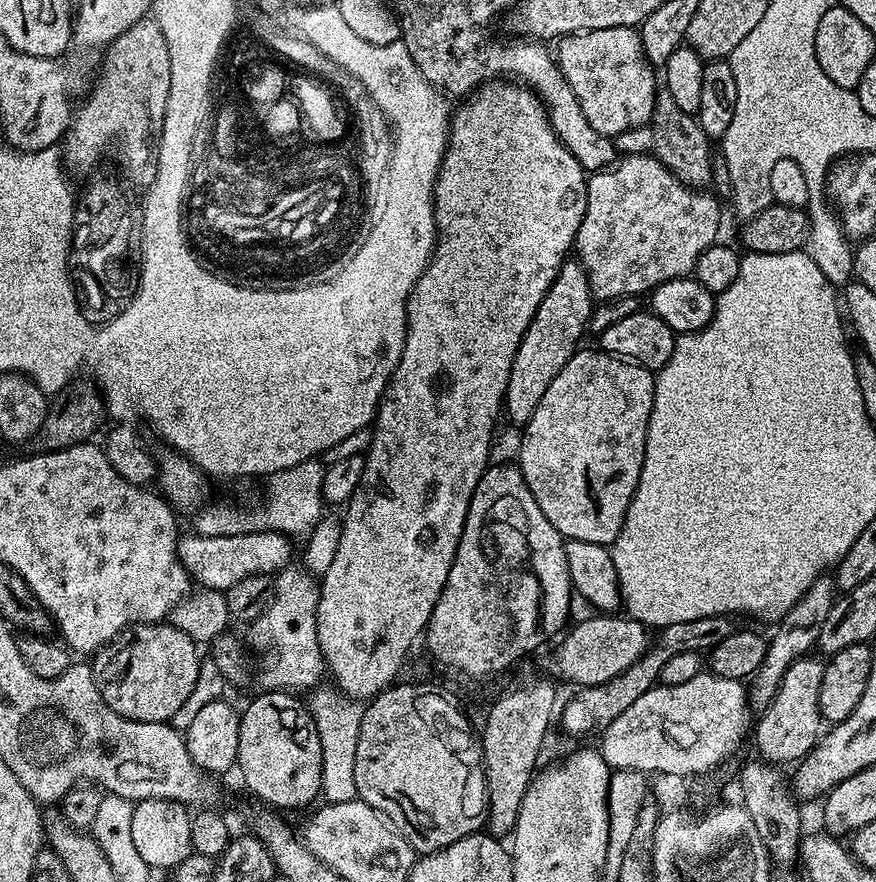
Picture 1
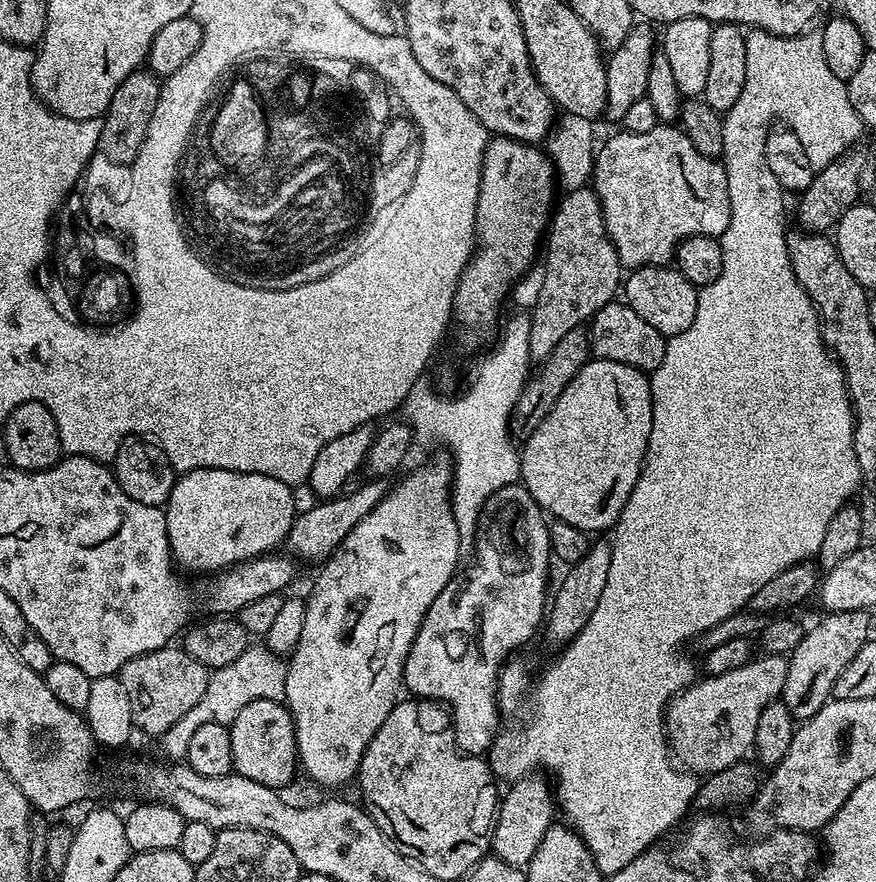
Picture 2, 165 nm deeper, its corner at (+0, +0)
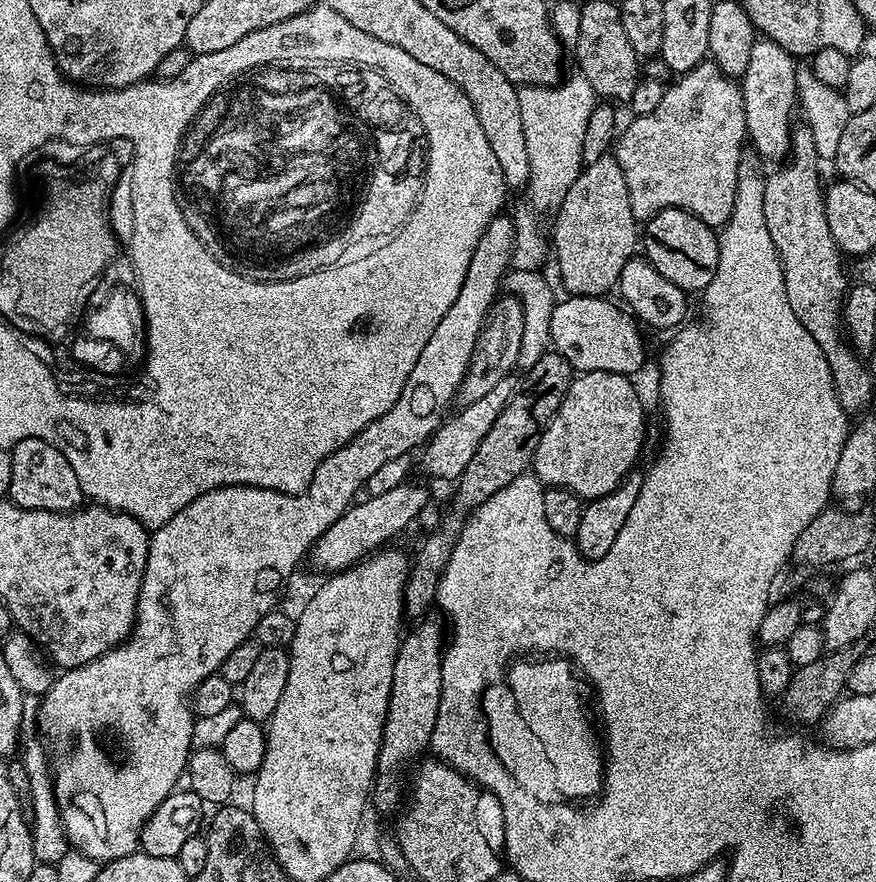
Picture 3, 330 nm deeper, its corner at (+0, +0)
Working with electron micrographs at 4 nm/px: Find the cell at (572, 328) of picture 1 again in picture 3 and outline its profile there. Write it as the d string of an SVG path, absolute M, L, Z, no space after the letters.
M607 154L598 159L598 162L593 164L583 165L583 171L578 174L577 181L574 182L574 186L570 187L570 190L566 193L566 198L562 199L562 204L556 209L554 213L554 219L556 221L552 224L552 230L550 226L550 248L554 253L554 260L556 256L556 268L560 271L560 280L564 283L564 292L569 296L601 296L607 297L608 291L615 289L620 283L620 275L622 274L622 266L626 266L626 262L633 259L638 252L638 232L636 236L636 227L638 227L638 221L636 215L632 212L632 207L628 201L628 191L626 190L626 174L622 174L622 166L618 166L615 155Z

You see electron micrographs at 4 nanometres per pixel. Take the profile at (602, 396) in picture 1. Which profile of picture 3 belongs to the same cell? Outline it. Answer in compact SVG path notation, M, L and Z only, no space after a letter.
M581 372L573 379L566 398L562 398L562 406L558 406L558 414L554 414L550 426L536 441L531 471L541 484L565 488L587 502L610 494L637 467L636 459L644 448L644 404L632 383L629 377L609 372Z

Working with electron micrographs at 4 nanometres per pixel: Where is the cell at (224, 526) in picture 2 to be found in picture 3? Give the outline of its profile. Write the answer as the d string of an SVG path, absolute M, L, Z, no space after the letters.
M508 214L492 217L490 226L486 226L482 238L478 240L478 246L474 248L474 258L470 260L470 270L466 272L466 282L462 282L462 290L458 290L458 298L454 298L454 306L450 306L450 310L446 310L446 314L442 314L442 322L438 322L438 327L434 330L434 334L430 334L430 342L426 342L426 346L422 346L422 354L418 354L418 362L414 362L414 370L410 370L410 378L406 378L406 386L402 390L398 402L394 402L392 409L386 414L382 414L382 418L374 418L374 422L366 425L353 440L346 442L338 450L331 452L328 459L322 461L316 468L316 473L312 476L310 486L305 492L295 494L291 492L276 492L272 488L255 488L254 486L246 486L245 484L215 488L198 498L194 498L194 502L190 502L190 506L178 510L178 514L174 514L174 518L170 518L170 522L166 522L151 533L148 542L146 570L144 571L142 586L138 594L136 625L132 628L131 636L123 644L119 644L117 648L111 648L109 652L102 654L94 662L84 664L81 668L69 668L61 671L53 679L50 690L44 693L42 697L45 718L62 735L69 736L72 739L72 749L68 752L68 805L65 806L64 804L59 809L59 815L65 837L75 851L86 854L91 860L97 862L117 860L123 856L129 856L131 852L137 851L142 826L150 818L150 814L154 814L156 807L171 792L177 791L179 784L176 783L179 780L181 783L182 777L185 775L188 767L188 758L194 751L192 742L194 713L190 707L190 699L193 692L196 691L196 688L206 677L219 673L220 667L226 662L230 654L233 654L239 647L243 646L243 643L255 633L258 622L263 616L273 612L277 605L279 605L276 603L280 600L280 591L283 590L284 583L295 574L296 567L300 564L300 559L303 556L305 559L311 553L312 545L316 543L318 537L326 534L326 530L330 530L330 526L334 526L334 522L338 522L338 518L342 518L344 511L352 507L354 501L361 495L361 493L359 494L360 487L371 476L378 475L387 464L392 464L395 460L402 459L407 452L414 451L413 453L415 453L417 449L427 444L432 439L434 433L440 429L440 425L444 423L446 417L449 415L450 409L453 407L456 392L459 390L462 378L470 366L470 358L474 354L474 346L476 345L478 334L484 329L484 321L488 319L488 313L493 304L495 304L497 297L501 295L502 285L505 283L505 275L512 263L512 251L514 248L515 222L513 217Z

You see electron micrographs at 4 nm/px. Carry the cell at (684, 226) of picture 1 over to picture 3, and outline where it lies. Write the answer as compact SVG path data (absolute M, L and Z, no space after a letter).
M710 58L706 59L694 70L673 79L665 87L662 103L653 112L629 121L615 141L614 155L618 166L622 166L622 174L626 174L628 201L637 221L647 222L664 208L686 208L711 228L723 226L734 210L740 153L745 151L748 134L739 83L724 75Z

